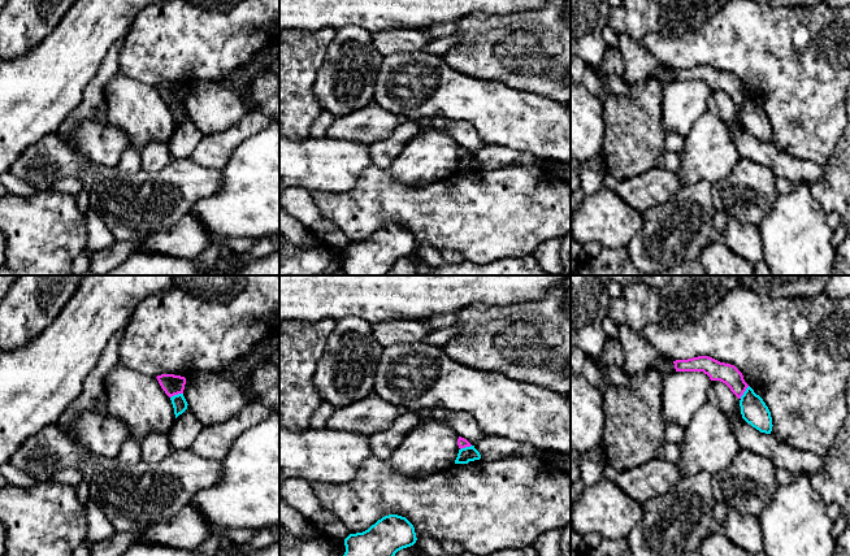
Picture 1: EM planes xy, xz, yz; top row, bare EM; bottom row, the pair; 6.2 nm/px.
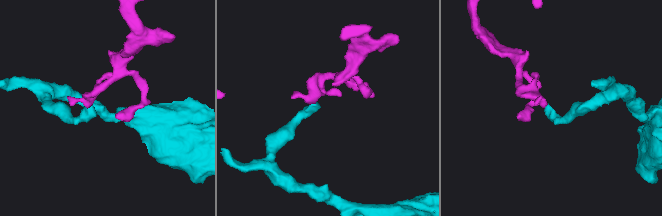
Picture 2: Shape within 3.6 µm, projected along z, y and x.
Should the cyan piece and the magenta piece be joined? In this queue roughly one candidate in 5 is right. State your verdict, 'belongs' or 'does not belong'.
does not belong

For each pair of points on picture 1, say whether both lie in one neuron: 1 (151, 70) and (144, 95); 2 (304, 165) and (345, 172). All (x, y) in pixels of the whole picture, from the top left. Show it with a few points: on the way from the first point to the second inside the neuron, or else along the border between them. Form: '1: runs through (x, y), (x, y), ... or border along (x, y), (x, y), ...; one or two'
1: border along (120, 72), (155, 86); two
2: runs through (315, 165), (334, 166); one

